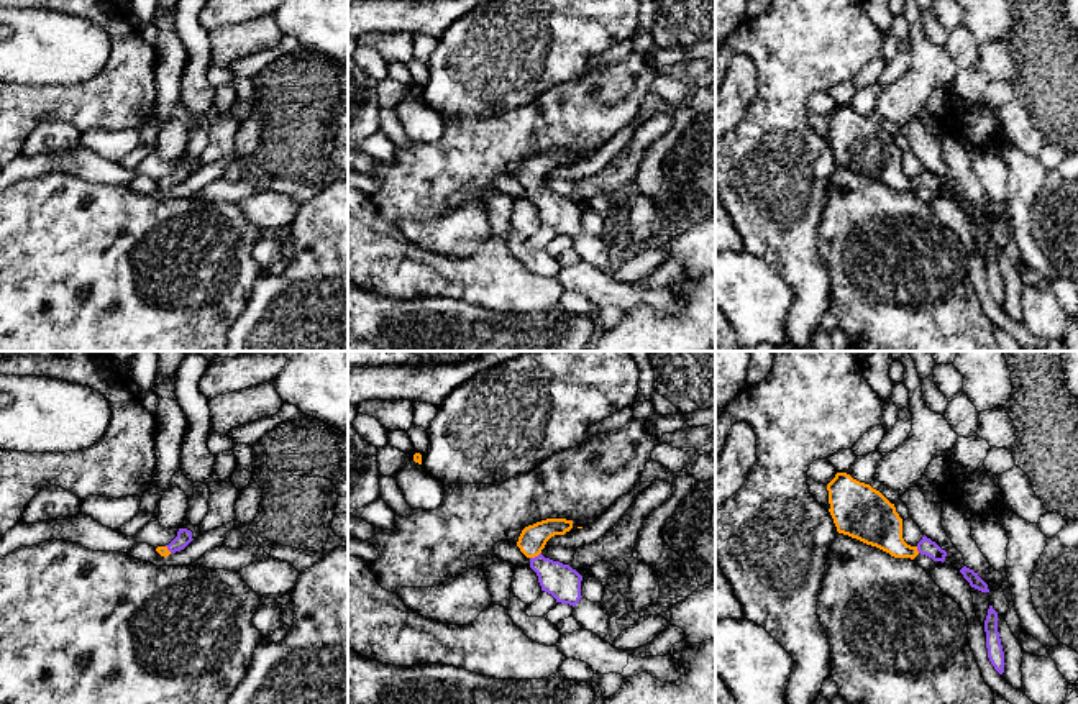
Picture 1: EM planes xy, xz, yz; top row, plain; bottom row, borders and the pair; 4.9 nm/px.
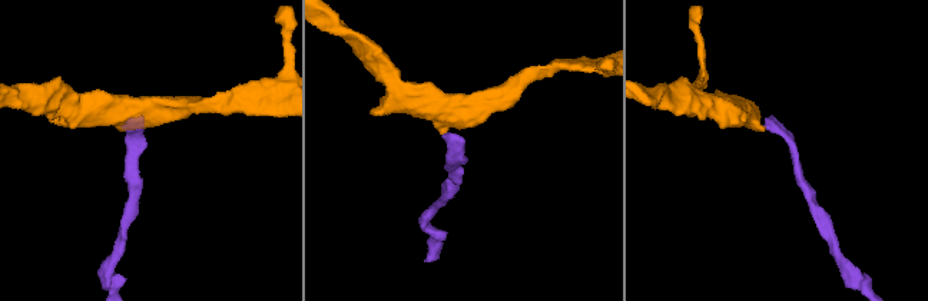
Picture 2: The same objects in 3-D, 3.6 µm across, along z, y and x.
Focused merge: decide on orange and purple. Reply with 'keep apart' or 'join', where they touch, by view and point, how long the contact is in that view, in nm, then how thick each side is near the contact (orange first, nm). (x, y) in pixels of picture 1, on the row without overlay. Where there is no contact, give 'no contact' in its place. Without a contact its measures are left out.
join; meets orange in xz at (535, 187); contact 70 nm long; 140 nm thick on the orange side, 170 nm on the other

